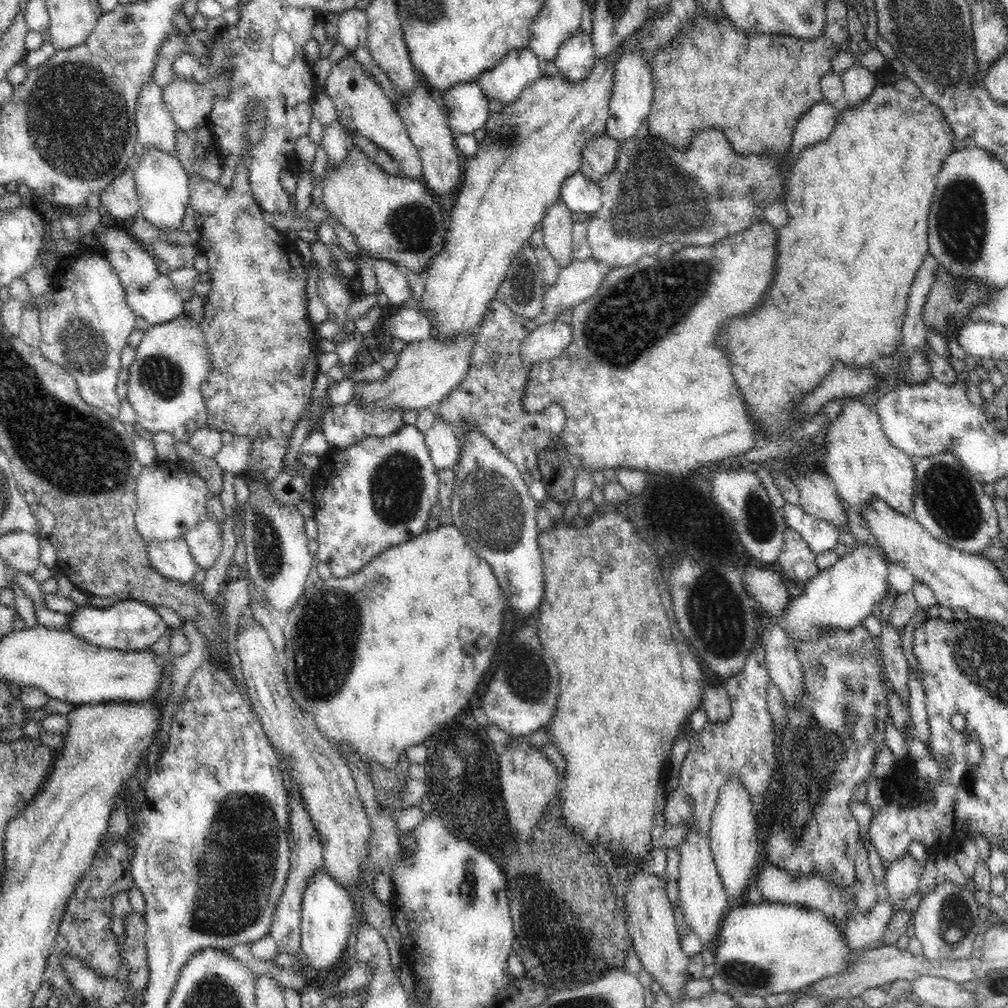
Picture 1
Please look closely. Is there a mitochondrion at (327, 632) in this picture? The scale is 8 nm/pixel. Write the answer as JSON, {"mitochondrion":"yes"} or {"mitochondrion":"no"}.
{"mitochondrion":"yes"}

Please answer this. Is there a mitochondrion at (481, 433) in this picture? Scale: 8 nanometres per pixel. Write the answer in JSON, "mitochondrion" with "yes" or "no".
{"mitochondrion":"no"}

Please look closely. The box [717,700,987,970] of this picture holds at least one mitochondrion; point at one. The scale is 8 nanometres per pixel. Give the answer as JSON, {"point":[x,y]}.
{"point":[956,918]}

